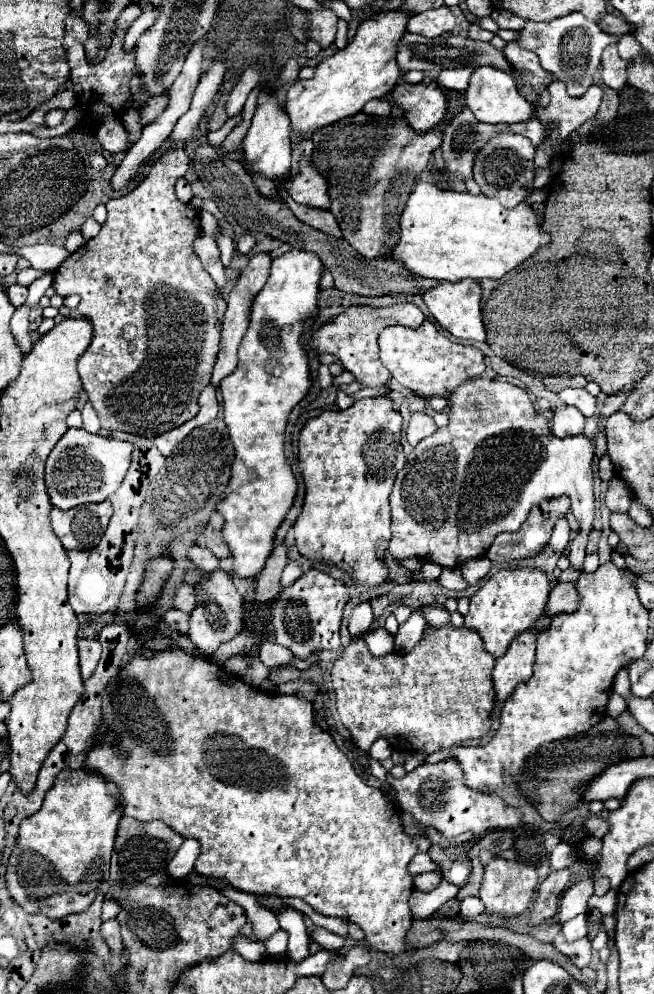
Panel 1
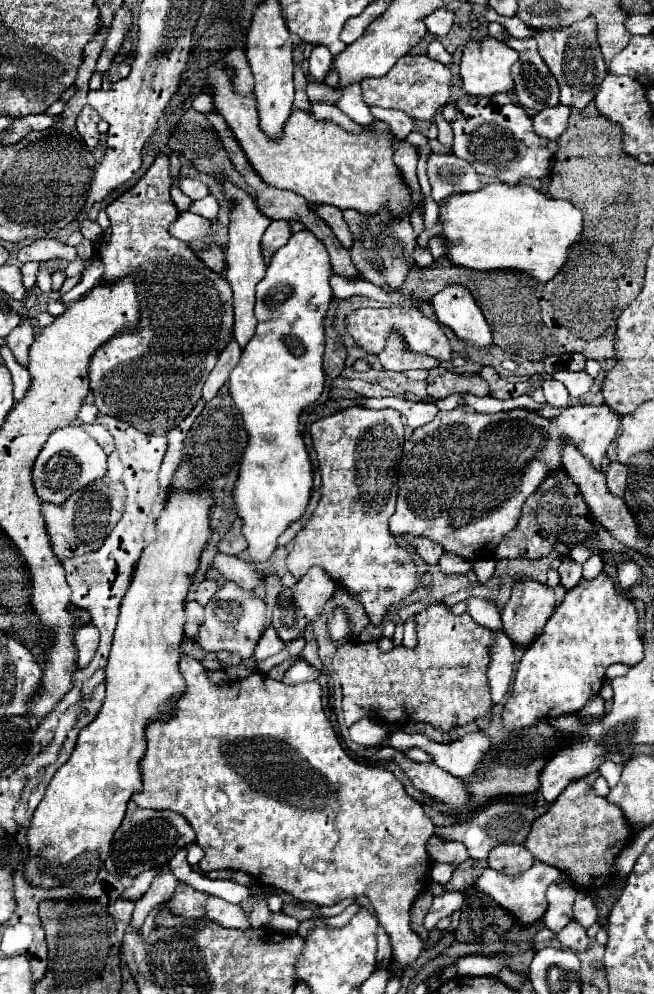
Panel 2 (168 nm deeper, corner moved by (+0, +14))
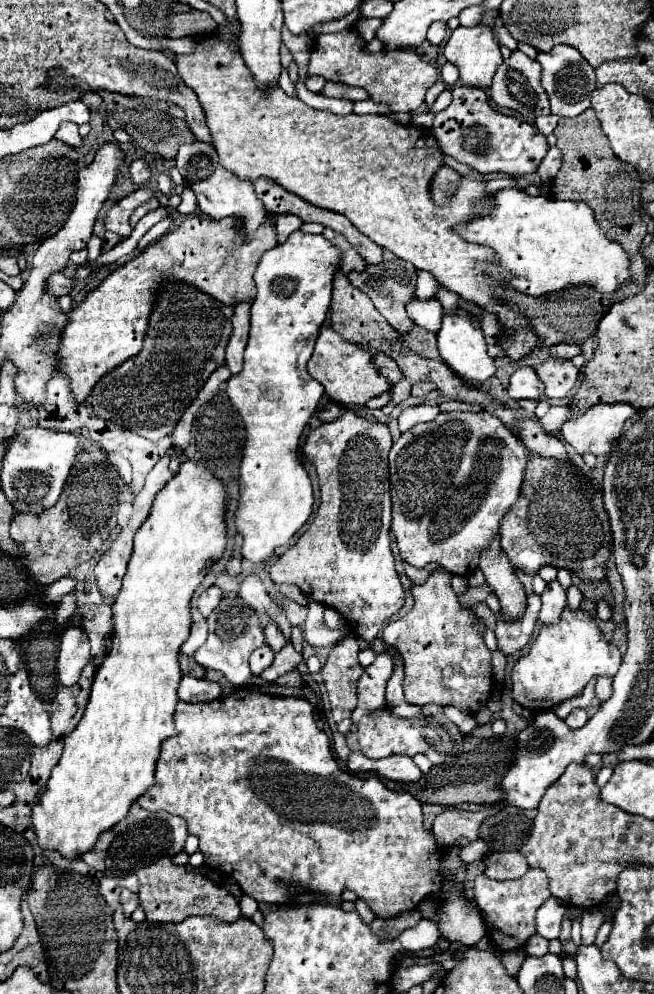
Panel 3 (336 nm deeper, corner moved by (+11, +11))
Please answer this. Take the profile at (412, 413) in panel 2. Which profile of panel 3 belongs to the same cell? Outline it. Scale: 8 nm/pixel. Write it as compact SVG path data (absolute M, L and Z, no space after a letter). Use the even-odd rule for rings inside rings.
M419 404L419 406L413 406L413 408L405 408L401 412L401 416L397 418L399 422L399 430L401 432L407 432L411 430L415 424L421 424L421 422L431 422L441 410L437 406L427 406L427 404Z

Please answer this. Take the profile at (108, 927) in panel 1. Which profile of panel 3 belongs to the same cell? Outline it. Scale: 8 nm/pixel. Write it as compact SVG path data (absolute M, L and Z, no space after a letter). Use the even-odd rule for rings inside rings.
M123 890L121 892L121 906L123 906L125 916L131 916L133 910L137 908L137 904L139 904L139 898L131 890Z

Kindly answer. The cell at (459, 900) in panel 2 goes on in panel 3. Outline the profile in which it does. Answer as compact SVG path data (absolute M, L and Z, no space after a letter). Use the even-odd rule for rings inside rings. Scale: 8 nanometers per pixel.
M413 910L413 912L405 912L405 914L399 914L395 918L375 918L371 922L371 930L379 936L379 938L395 938L397 934L401 934L403 930L411 928L417 920L421 920L421 914L419 910Z

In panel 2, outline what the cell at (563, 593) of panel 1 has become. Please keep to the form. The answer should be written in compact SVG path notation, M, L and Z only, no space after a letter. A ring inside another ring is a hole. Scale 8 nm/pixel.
M524 579L514 585L514 591L502 609L504 633L516 647L528 647L542 633L554 609L554 587Z

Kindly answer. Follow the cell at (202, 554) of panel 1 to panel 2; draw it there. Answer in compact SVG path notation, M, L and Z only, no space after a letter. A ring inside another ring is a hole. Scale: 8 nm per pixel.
M216 553L214 557L214 567L228 579L238 583L244 589L254 589L258 585L258 581L264 577L262 571L256 571L250 563L240 561L238 557L226 555L226 553Z

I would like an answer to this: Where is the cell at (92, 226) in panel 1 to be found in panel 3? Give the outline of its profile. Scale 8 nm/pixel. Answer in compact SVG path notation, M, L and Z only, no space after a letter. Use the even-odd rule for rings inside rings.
M55 274L55 276L49 278L47 288L53 292L53 296L65 296L65 294L71 294L73 292L75 280L73 278L67 278L65 274Z

